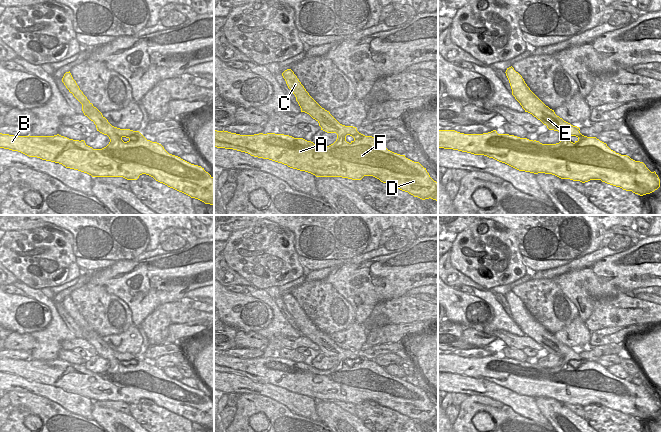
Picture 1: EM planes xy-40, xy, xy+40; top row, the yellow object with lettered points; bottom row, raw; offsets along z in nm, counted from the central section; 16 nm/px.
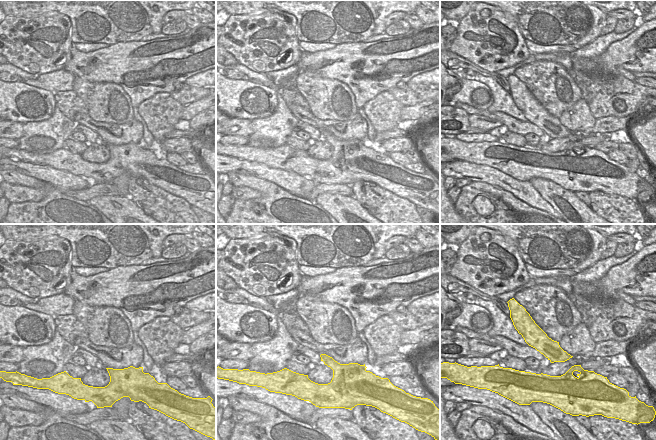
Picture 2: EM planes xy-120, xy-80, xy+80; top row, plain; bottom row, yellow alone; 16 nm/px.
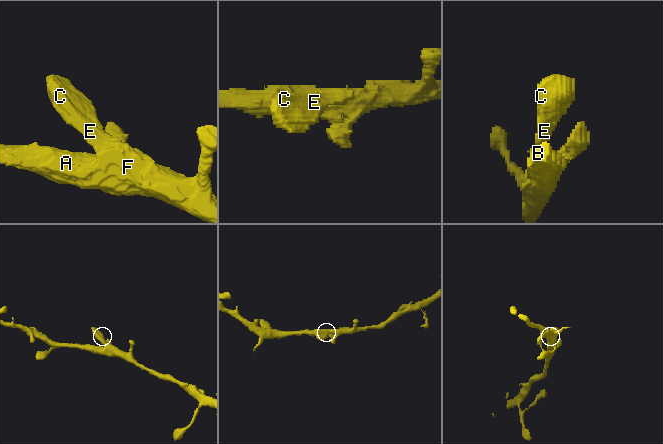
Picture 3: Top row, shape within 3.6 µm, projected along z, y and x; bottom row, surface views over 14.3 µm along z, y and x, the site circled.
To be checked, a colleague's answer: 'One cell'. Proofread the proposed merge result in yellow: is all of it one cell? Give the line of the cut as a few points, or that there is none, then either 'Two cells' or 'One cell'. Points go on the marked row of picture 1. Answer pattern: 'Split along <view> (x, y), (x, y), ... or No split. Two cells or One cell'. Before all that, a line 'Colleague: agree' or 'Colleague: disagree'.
Colleague: agree
No split. One cell.

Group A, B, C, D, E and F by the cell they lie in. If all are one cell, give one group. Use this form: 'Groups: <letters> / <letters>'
Groups: A B C D E F.

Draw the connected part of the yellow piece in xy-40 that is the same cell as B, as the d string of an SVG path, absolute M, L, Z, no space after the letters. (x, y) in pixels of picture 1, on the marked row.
M70 71L64 74L62 82L82 104L84 115L94 122L97 131L109 137L109 144L102 149L93 149L84 140L73 140L59 134L54 136L14 136L0 133L0 148L59 163L66 168L87 173L92 177L123 177L127 180L137 180L140 175L146 174L191 198L214 205L214 177L204 168L169 154L161 144L147 140L139 131L112 126L83 94Z

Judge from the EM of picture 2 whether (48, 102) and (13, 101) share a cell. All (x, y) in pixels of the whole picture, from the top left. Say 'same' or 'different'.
same

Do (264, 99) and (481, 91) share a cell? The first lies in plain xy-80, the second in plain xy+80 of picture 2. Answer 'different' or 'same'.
same

